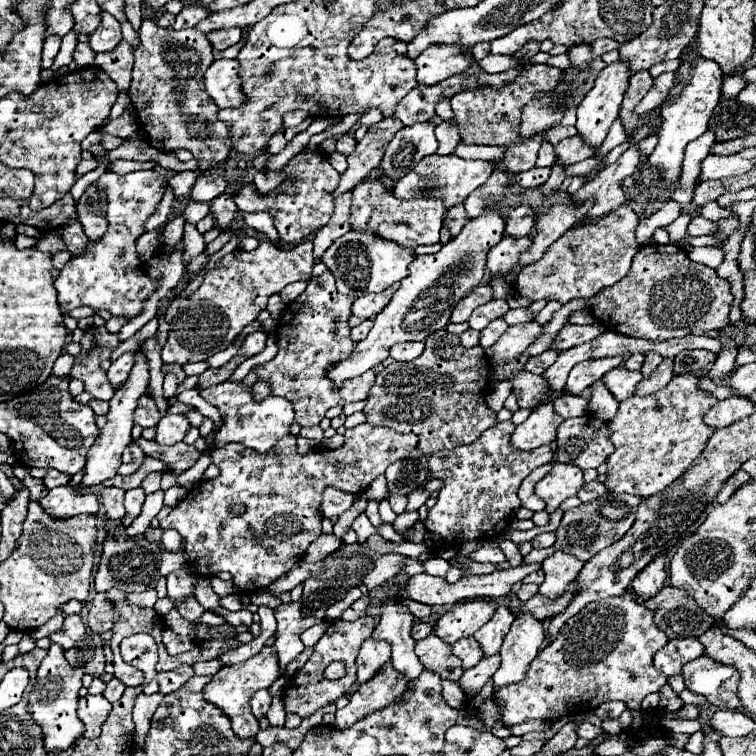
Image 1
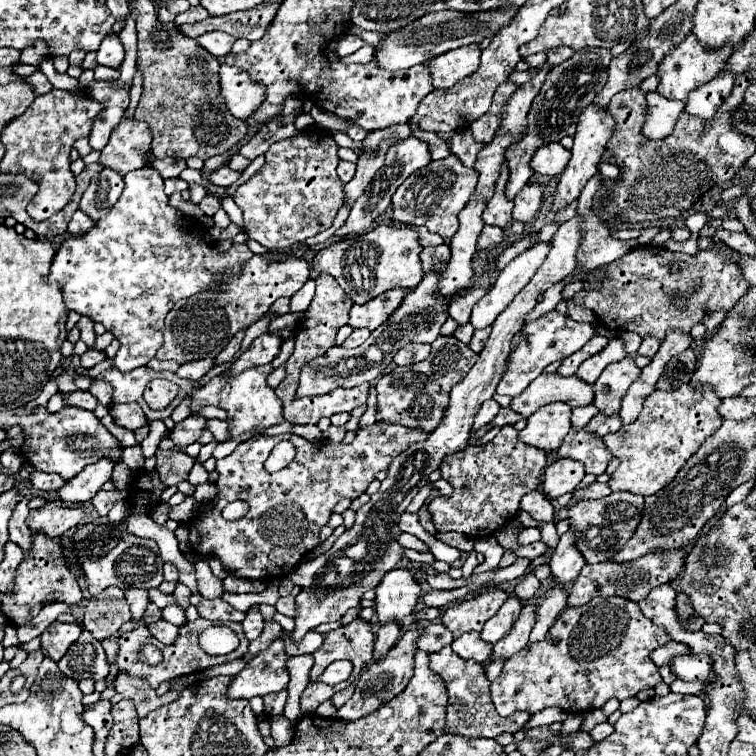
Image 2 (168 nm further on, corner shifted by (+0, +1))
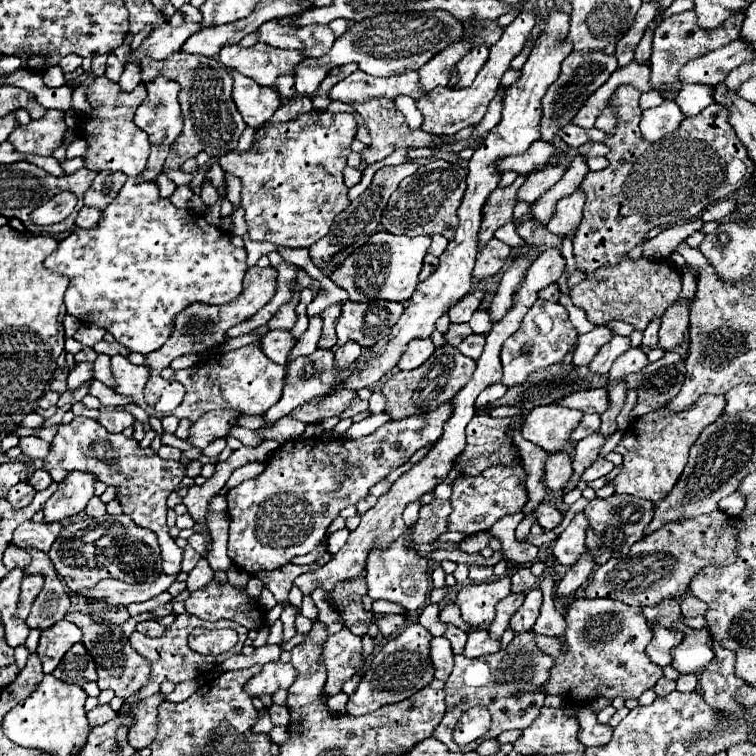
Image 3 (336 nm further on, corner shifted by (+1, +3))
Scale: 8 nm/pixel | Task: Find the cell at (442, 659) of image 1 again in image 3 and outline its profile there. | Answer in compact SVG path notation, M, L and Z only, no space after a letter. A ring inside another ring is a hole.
M529 631L529 633L525 633L525 637L513 639L507 645L507 649L501 649L493 655L485 655L479 659L467 659L463 655L455 655L453 673L447 677L445 687L443 687L445 695L447 695L447 699L445 699L447 711L445 711L443 721L439 723L439 727L433 733L433 737L437 737L441 743L445 743L449 747L449 751L475 751L481 745L481 741L497 737L507 729L527 729L537 719L543 699L545 699L543 693L523 693L519 699L509 697L509 693L513 693L513 689L521 689L521 685L541 685L541 681L547 681L547 677L549 677L549 665L553 665L553 661L549 661L549 657L545 657L533 645L533 637L535 637L535 633ZM475 705L489 709L489 713L493 717L493 725L481 739L477 739L469 745L463 745L463 747L455 745L453 729L455 729L457 721L461 719L461 715Z

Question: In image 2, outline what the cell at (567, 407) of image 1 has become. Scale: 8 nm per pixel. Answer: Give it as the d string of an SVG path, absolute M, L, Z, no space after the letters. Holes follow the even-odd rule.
M594 405L588 407L576 407L572 409L572 429L582 429L588 425L588 421L598 413L598 409Z

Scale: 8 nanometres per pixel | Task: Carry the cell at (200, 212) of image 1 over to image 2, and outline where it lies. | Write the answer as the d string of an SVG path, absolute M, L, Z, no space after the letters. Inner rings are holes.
M206 195L200 203L198 203L198 207L204 211L204 215L208 215L208 217L212 217L218 209L220 209L220 199L216 197L216 195Z

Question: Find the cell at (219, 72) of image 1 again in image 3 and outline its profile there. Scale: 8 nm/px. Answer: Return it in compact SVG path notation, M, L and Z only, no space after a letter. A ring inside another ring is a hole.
M235 69L229 73L233 77L233 101L237 105L237 111L249 127L259 129L277 111L281 101L279 93L275 89L257 85L251 77L245 77Z

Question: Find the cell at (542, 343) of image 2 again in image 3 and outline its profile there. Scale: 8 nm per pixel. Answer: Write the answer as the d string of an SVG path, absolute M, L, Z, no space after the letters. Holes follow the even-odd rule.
M537 299L535 305L527 311L521 321L521 327L509 337L501 349L501 363L503 363L503 379L505 387L521 385L527 377L537 371L545 369L553 363L559 363L577 343L577 329L569 321L569 313L561 303Z

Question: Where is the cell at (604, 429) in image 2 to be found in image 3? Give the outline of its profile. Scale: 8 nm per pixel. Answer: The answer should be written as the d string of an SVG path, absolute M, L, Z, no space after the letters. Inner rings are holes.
M595 431L591 435L587 435L585 439L577 441L575 445L575 457L573 457L573 469L575 469L575 475L573 475L573 481L569 481L569 489L575 489L575 485L579 483L579 475L585 471L585 467L589 463L593 463L599 455L599 449L605 445L605 441L609 439L609 435L603 435L601 431Z

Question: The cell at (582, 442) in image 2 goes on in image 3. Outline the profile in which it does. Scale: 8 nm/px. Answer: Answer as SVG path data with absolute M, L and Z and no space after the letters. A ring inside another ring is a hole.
M597 457L597 459L589 465L589 469L585 469L585 471L583 471L581 479L589 483L589 481L593 481L593 479L599 479L599 477L607 475L613 467L615 467L615 465L613 465L611 461L607 461L605 457Z

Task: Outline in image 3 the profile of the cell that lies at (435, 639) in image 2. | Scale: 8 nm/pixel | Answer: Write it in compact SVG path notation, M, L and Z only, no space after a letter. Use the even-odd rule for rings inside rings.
M433 637L431 647L429 647L429 657L431 657L431 665L435 669L433 677L445 681L445 677L453 669L453 649L449 645L449 639Z

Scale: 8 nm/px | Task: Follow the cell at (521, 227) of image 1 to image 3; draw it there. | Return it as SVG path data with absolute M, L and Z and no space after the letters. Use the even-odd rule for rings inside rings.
M549 165L549 169L539 169L537 173L531 173L517 191L517 201L525 201L529 205L535 203L563 177L563 173L565 169L561 165Z

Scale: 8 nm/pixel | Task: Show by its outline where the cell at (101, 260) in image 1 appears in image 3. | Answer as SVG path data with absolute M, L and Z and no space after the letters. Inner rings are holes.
M137 175L137 177L127 177L123 189L113 199L113 203L103 211L99 223L93 229L77 229L67 239L63 239L59 243L55 253L45 259L45 269L47 271L59 271L61 275L71 277L69 279L69 289L65 293L65 305L67 305L67 313L69 315L77 317L83 323L95 323L95 325L103 327L105 331L109 331L115 337L117 343L125 345L131 353L143 353L143 355L147 355L147 353L159 349L167 341L167 337L173 333L173 317L177 315L177 311L185 309L193 301L221 305L221 303L229 303L229 301L239 297L241 283L243 283L243 277L245 277L245 271L247 271L247 251L243 247L233 247L231 245L231 235L225 233L219 227L209 225L203 215L195 215L195 213L191 213L187 209L177 209L169 199L163 199L159 195L159 189L155 181L144 181L141 175Z

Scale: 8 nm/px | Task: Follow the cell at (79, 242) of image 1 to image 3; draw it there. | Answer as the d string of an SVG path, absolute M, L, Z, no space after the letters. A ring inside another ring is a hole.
M83 207L83 209L77 213L77 221L75 221L75 225L77 225L77 227L85 227L85 229L89 229L89 227L97 225L99 217L101 217L101 211L99 211L99 209L95 209L95 207Z

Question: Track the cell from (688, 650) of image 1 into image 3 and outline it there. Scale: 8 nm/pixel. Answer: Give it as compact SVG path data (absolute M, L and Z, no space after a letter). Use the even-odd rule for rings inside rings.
M651 625L651 627L655 635L653 635L653 641L647 645L649 659L659 667L671 665L671 651L683 641L681 633L673 633L671 629L661 629L657 625Z

